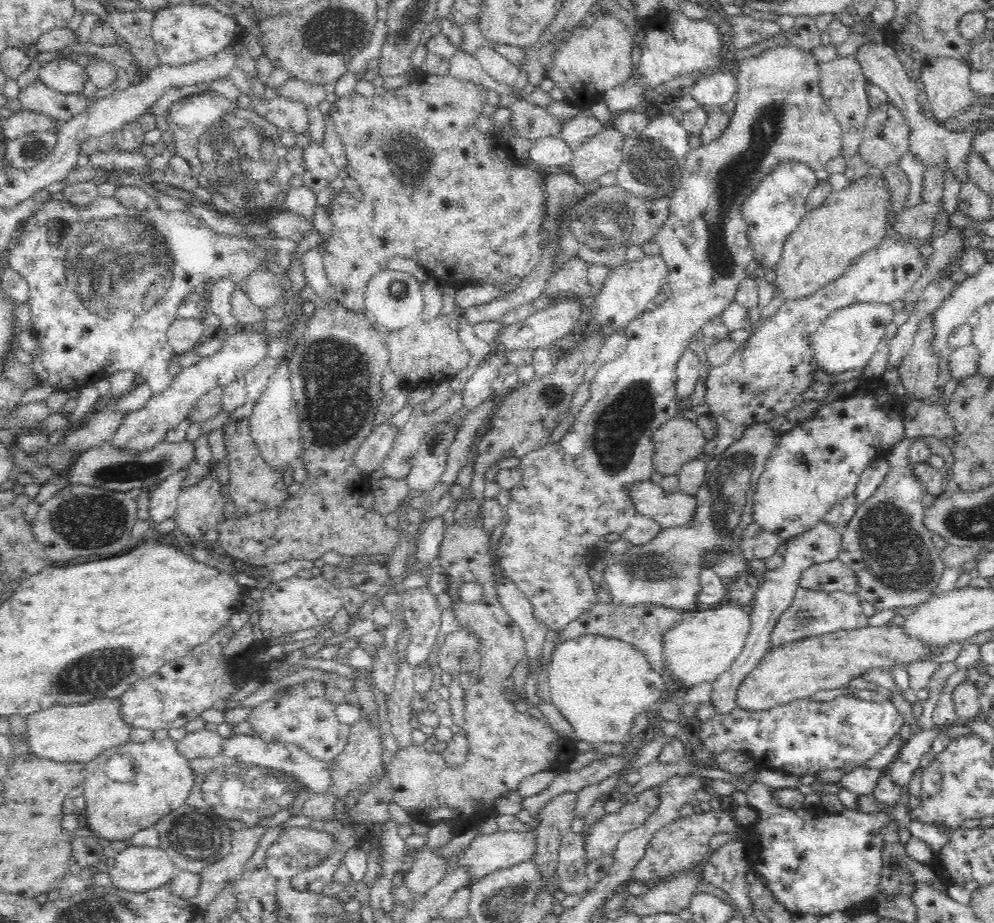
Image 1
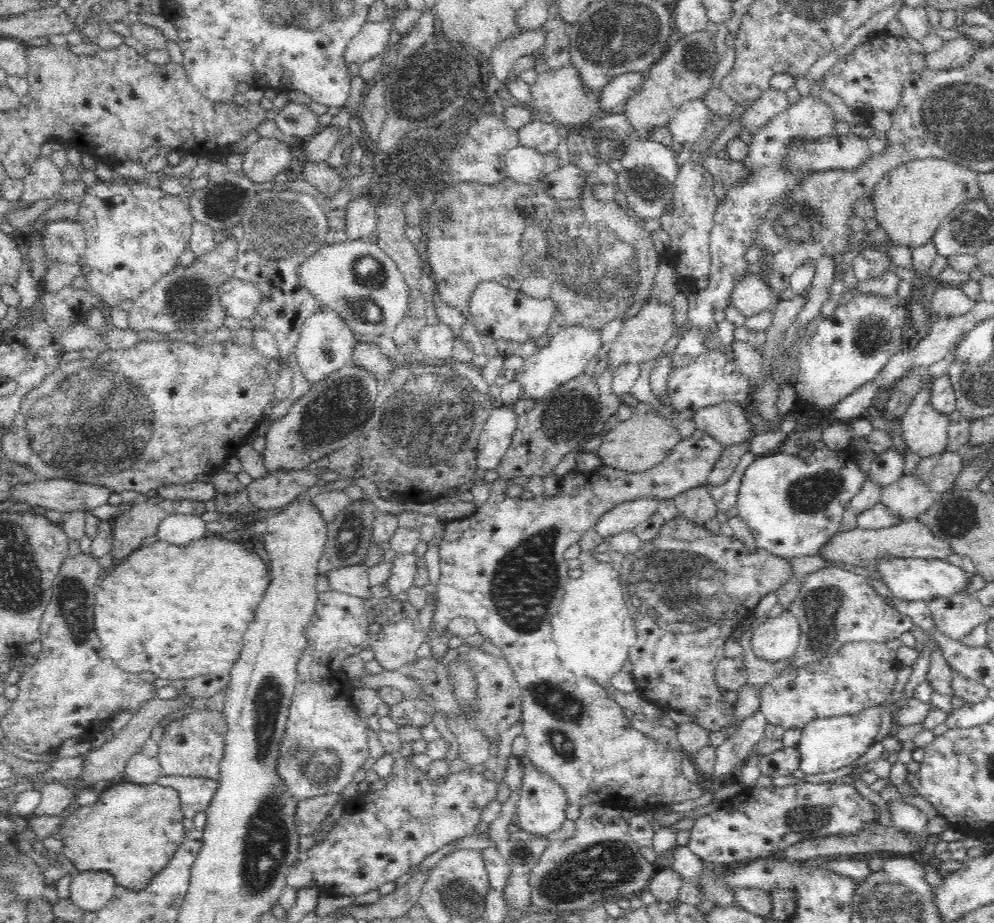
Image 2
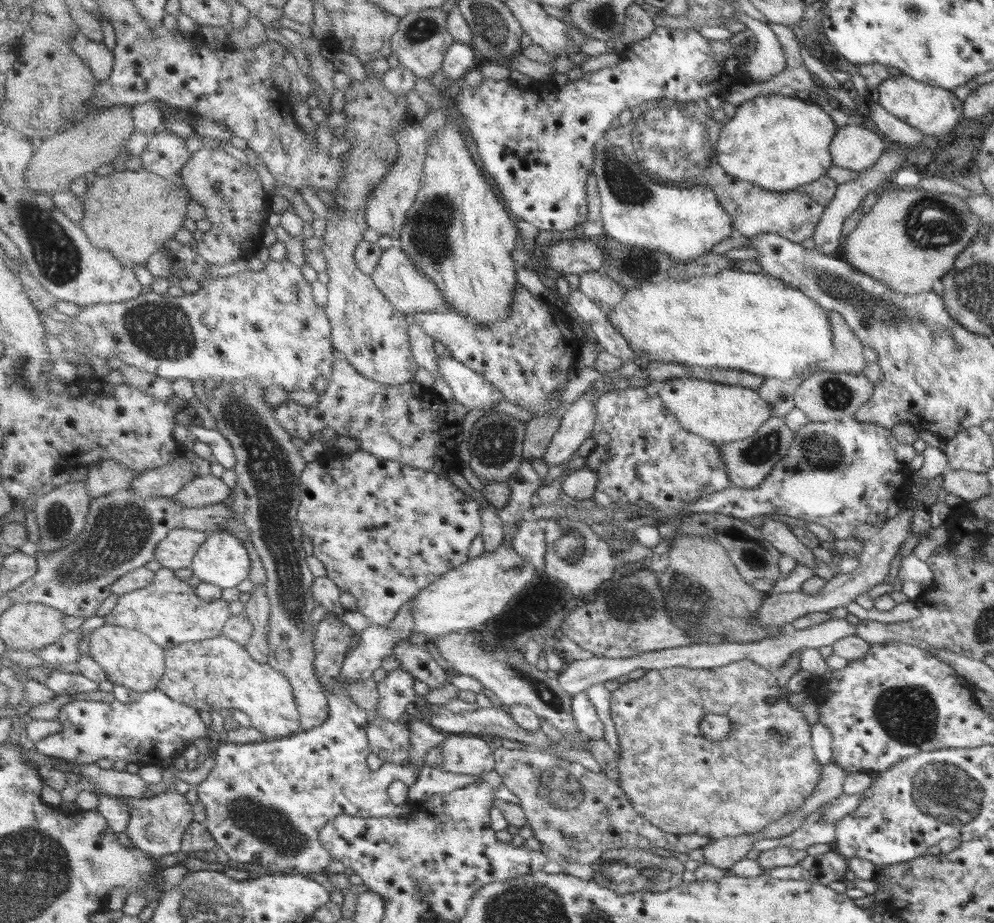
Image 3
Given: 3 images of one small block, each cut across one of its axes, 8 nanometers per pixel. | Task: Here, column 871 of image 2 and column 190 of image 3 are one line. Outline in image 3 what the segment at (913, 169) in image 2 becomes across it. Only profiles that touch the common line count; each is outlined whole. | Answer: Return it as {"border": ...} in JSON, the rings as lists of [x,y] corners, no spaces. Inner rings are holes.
{"border":[[[143,168],[139,171],[125,170],[102,175],[91,179],[88,193],[83,199],[87,210],[86,221],[81,226],[88,232],[90,240],[94,242],[96,248],[114,252],[116,258],[119,258],[120,262],[128,268],[134,269],[138,265],[147,265],[154,253],[176,238],[176,232],[184,228],[184,220],[190,217],[188,203],[193,198],[188,193],[182,175],[174,179],[166,179],[155,173]]]}

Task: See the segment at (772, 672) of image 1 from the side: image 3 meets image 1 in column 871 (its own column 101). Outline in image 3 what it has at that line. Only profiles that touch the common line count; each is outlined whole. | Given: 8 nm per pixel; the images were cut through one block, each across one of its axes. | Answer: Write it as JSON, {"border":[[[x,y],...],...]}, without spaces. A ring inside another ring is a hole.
{"border":[[[107,624],[96,628],[90,638],[90,655],[104,668],[112,683],[128,686],[141,694],[159,688],[162,678],[167,674],[166,649],[156,644],[148,634],[124,626]]]}

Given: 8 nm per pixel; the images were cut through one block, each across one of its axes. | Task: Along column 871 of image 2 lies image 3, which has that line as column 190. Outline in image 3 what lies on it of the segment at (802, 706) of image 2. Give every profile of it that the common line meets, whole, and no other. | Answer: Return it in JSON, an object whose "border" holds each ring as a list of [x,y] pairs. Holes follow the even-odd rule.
{"border":[[[222,634],[202,642],[185,642],[166,650],[167,674],[162,678],[159,689],[178,702],[196,707],[200,712],[220,712],[220,710],[242,710],[252,717],[253,726],[266,733],[270,739],[289,737],[304,730],[302,714],[296,702],[296,690],[292,682],[274,666],[262,664],[251,656],[246,645]]]}

